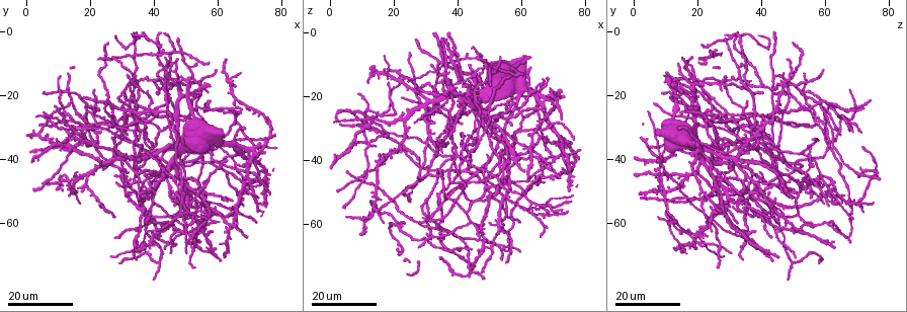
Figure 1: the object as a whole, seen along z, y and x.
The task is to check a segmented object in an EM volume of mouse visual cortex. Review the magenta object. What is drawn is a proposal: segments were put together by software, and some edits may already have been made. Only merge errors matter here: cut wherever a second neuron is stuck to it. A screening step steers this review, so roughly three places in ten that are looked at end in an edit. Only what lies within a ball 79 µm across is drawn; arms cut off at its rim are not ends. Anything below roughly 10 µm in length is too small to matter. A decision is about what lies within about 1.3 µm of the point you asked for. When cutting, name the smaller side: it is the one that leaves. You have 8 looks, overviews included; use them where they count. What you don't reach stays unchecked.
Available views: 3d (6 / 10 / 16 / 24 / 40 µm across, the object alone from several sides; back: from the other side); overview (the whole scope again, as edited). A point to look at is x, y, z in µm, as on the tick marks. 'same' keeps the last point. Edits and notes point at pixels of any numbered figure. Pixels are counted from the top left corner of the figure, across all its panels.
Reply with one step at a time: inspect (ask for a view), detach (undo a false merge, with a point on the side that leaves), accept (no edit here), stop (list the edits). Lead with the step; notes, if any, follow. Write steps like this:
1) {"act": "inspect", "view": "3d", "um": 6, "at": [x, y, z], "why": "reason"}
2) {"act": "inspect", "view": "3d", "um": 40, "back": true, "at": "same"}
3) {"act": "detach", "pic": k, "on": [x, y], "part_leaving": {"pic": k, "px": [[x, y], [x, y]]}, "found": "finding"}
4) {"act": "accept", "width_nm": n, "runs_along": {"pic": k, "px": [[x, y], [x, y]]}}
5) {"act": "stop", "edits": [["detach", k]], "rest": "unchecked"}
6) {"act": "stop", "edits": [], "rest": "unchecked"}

{"act": "inspect", "view": "3d", "um": 24, "at": [41.5, 17.5, 35.5], "why": "four or more arms meet"}

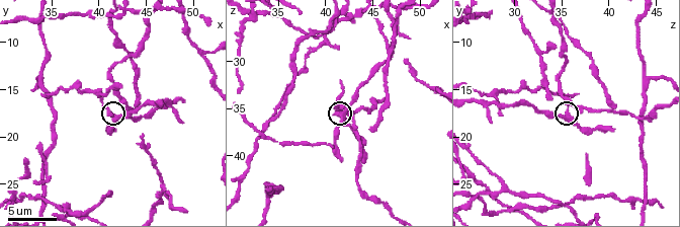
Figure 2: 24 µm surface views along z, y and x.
{"act": "inspect", "view": "3d", "um": 6, "at": [42.2, 17.6, 35.2]}

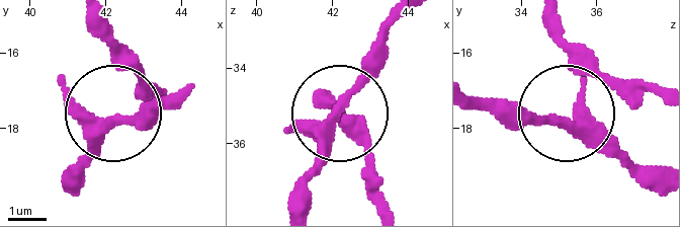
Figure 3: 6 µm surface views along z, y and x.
{"act": "accept", "runs_along": {"pic": 3, "px": [[470, 96], [576, 122], [630, 170]]}, "found": "one neuron here"}

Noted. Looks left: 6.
{"act": "inspect", "view": "3d", "um": 16, "at": [28.0, 28.0, 46.0], "why": "four arms meet"}

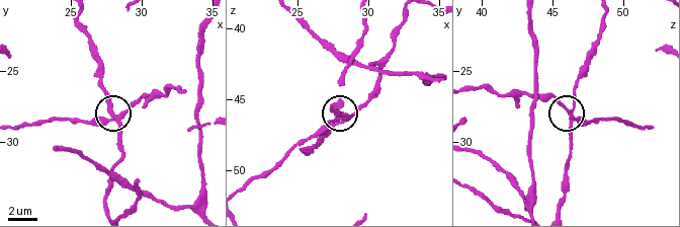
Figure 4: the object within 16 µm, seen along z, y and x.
{"act": "inspect", "view": "3d", "um": 6, "at": [28.2, 28.6, 46.4], "why": "zoom in"}

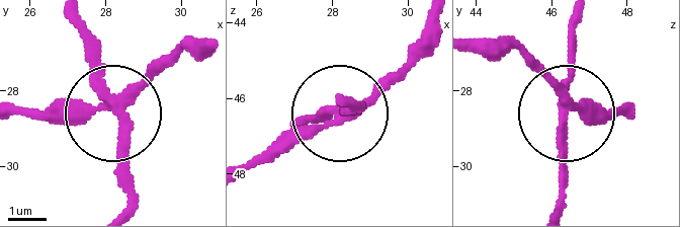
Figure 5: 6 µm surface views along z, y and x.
{"act": "accept", "side_arm_um": 74, "arms": 4, "found": "all the same neuron"}

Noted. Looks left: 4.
{"act": "inspect", "view": "3d", "um": 24, "at": [50.0, 59.5, 25.0], "why": "thin arm on a thick one"}

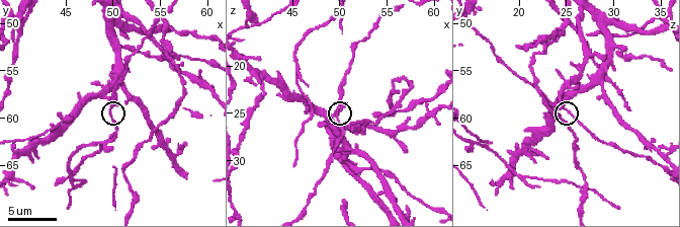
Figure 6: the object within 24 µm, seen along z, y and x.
{"act": "inspect", "view": "3d", "um": 10, "at": [49.8, 59.0, 24.6]}

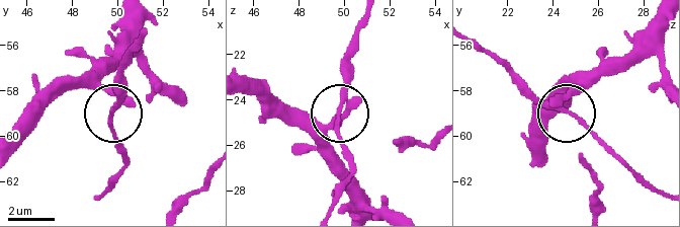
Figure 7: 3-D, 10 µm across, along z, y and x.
{"act": "accept", "width_nm": 250, "found": "all the same neuron"}

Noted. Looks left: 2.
{"act": "inspect", "view": "3d", "um": 24, "at": [43.5, 14.5, 19.0], "why": "small branch off a trunk"}

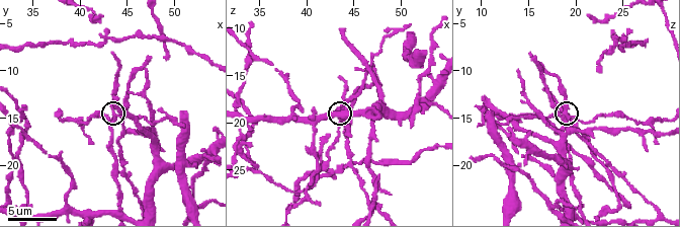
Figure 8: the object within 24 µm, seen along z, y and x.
{"act": "inspect", "view": "3d", "um": 10, "at": [43.6, 15.0, 19.0]}

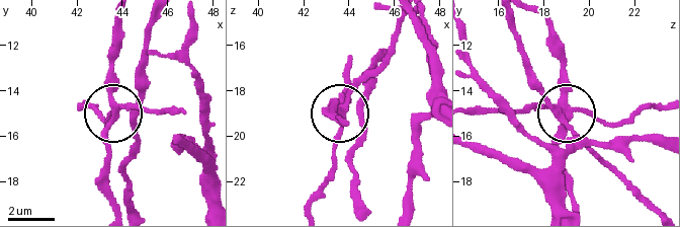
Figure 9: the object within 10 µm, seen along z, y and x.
{"act": "accept", "side_arm_um": 23, "found": "one neuron here"}

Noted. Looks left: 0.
{"act": "stop", "edits": [], "rest": "unchecked"}

